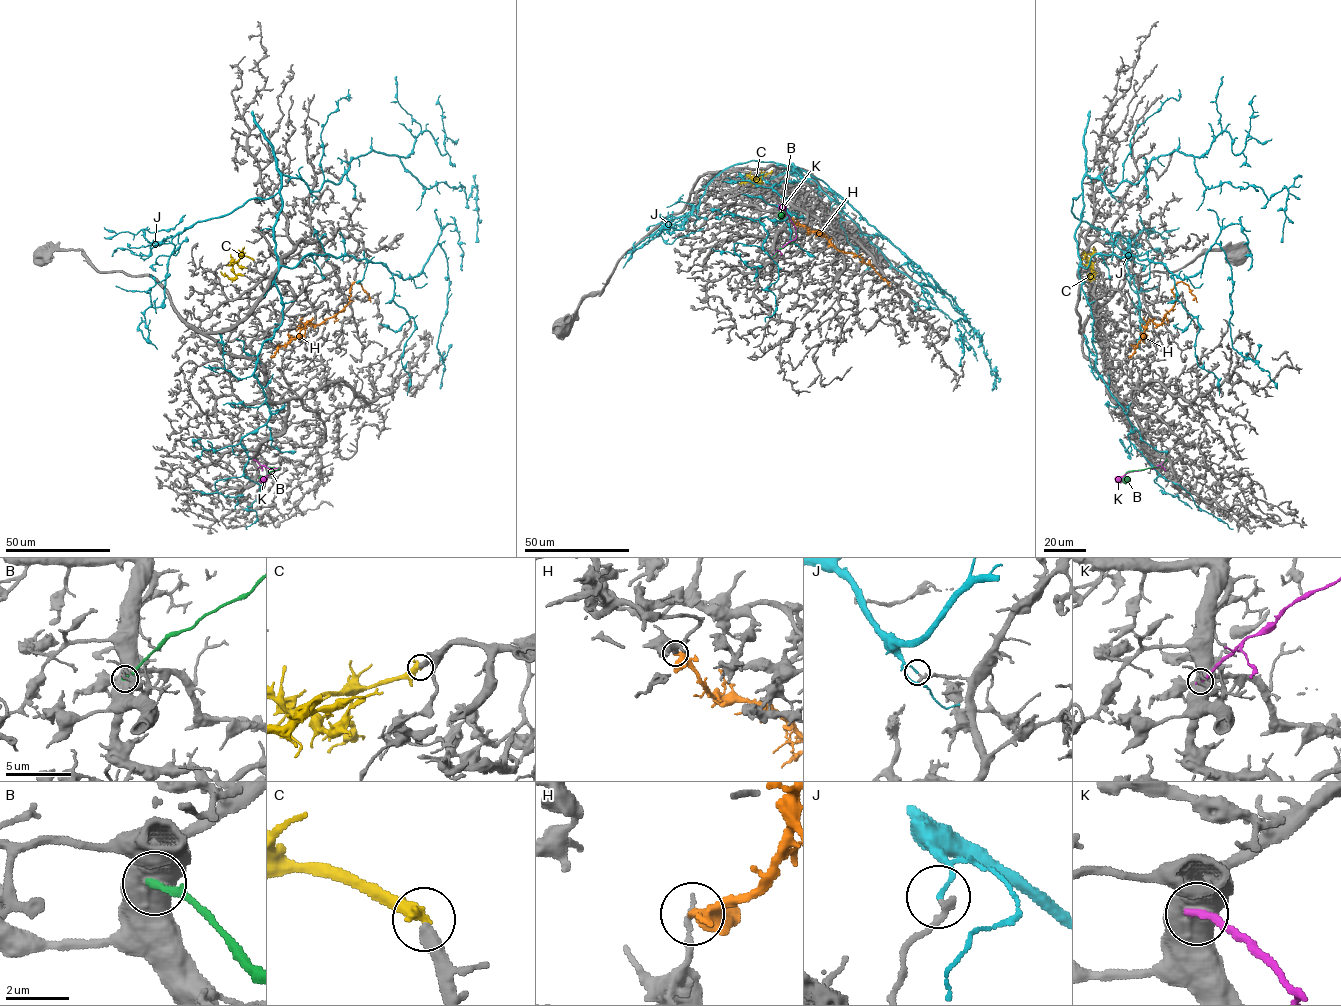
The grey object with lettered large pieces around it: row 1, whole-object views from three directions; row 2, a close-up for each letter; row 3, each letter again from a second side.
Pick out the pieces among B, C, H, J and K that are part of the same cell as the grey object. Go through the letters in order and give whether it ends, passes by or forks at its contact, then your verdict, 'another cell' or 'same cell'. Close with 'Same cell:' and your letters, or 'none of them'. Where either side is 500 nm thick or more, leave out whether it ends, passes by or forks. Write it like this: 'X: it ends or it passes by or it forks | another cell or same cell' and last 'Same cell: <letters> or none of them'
B: another cell
C: it ends | same cell
H: it ends | another cell
J: it ends | another cell
K: another cell
Same cell: C

